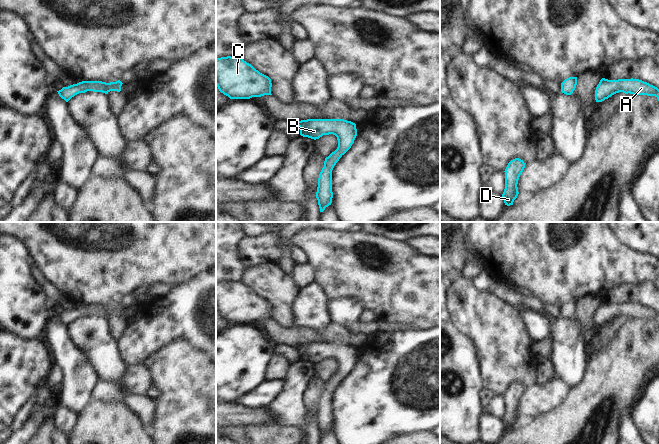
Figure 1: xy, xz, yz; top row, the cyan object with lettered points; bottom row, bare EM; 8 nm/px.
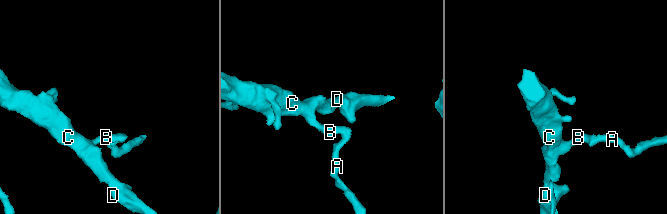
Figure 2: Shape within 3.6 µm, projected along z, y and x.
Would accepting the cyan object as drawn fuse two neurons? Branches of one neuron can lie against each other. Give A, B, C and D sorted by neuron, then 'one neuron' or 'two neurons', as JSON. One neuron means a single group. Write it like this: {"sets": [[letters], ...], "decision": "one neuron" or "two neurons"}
{"sets": [["A", "B", "C", "D"]], "decision": "one neuron"}

